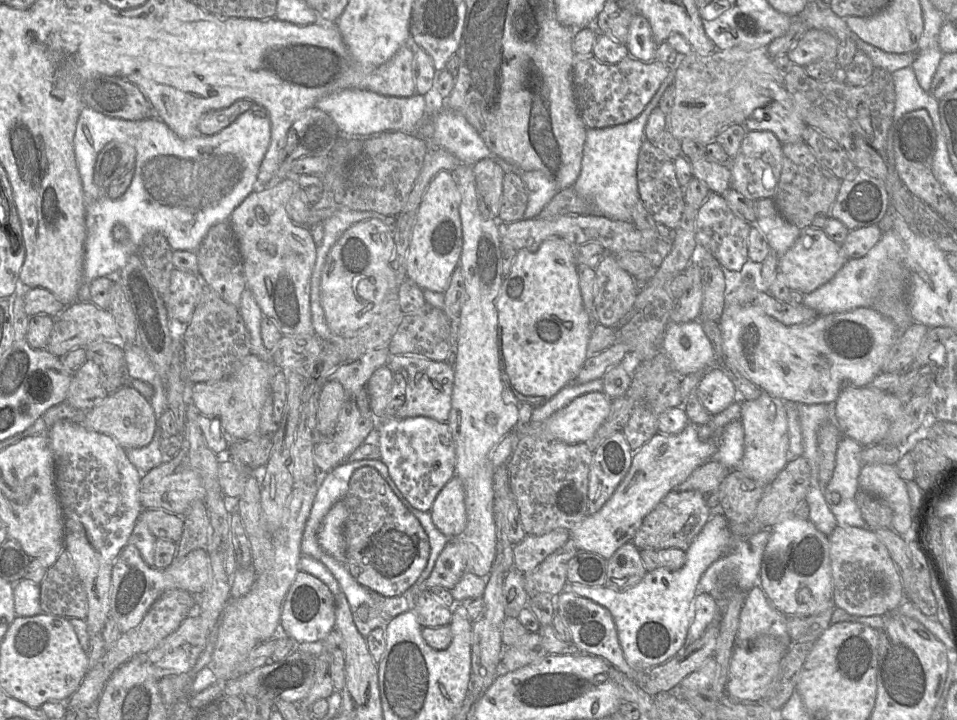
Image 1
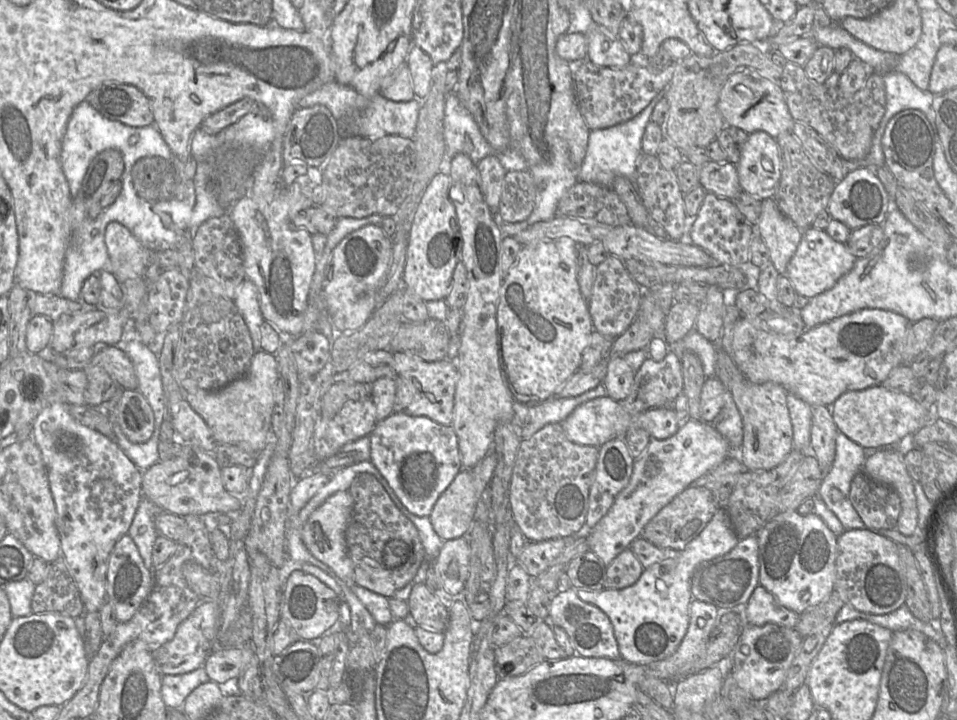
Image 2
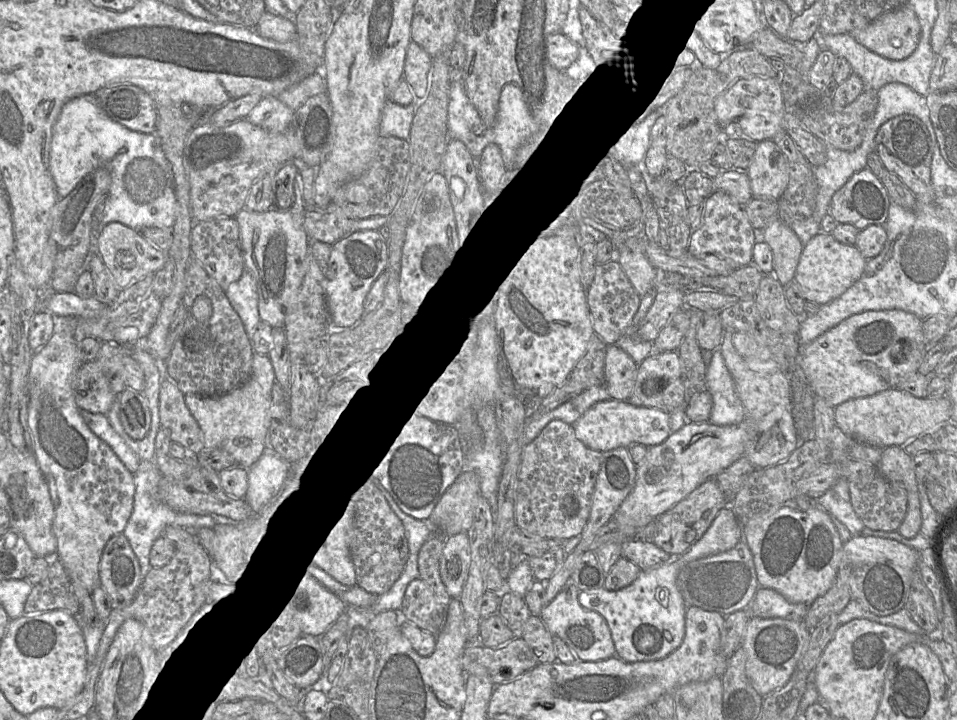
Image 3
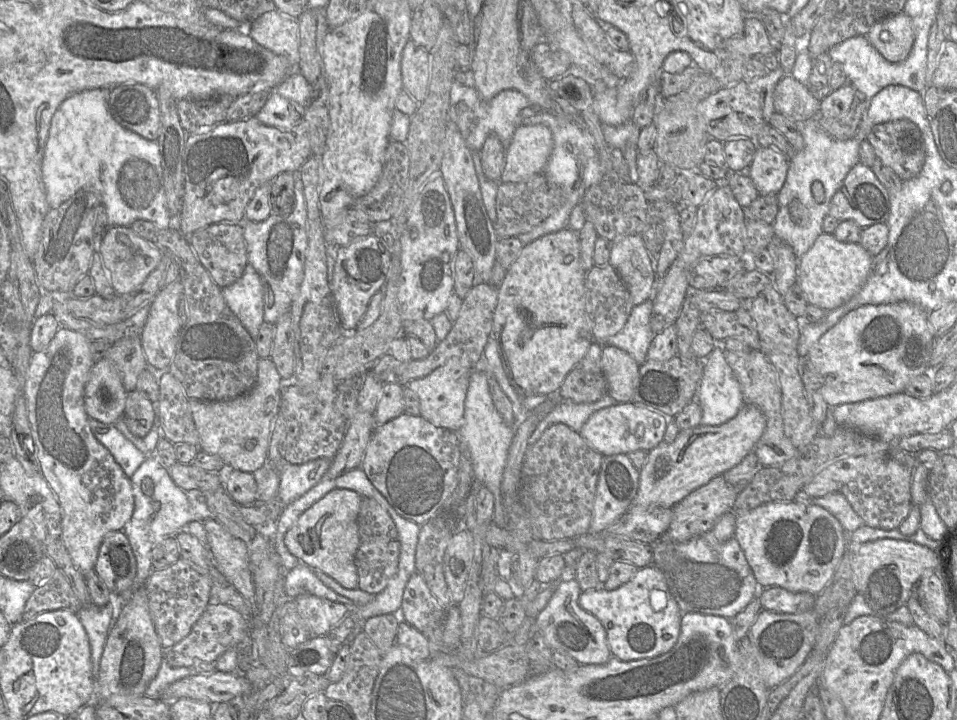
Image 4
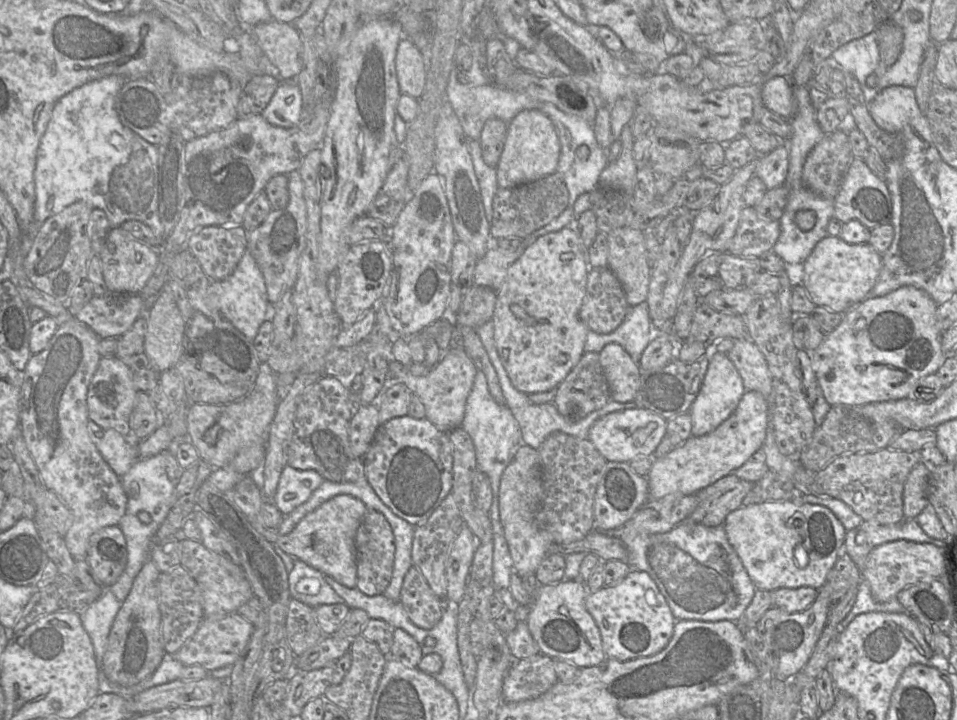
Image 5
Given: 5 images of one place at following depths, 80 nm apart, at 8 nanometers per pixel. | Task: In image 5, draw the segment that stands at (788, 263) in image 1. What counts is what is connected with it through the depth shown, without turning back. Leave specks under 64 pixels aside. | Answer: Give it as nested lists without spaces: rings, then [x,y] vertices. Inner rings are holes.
[[[827,235],[801,265],[801,284],[819,307],[844,314],[862,302],[875,285],[882,267],[882,254],[869,243],[849,244],[839,236]]]

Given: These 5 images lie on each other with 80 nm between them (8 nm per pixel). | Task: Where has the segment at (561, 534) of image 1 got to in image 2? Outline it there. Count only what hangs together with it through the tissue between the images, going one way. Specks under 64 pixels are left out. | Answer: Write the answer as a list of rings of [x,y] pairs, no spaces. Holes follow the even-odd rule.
[[[564,538],[529,541],[517,558],[517,563],[533,579],[547,570],[565,548]]]

